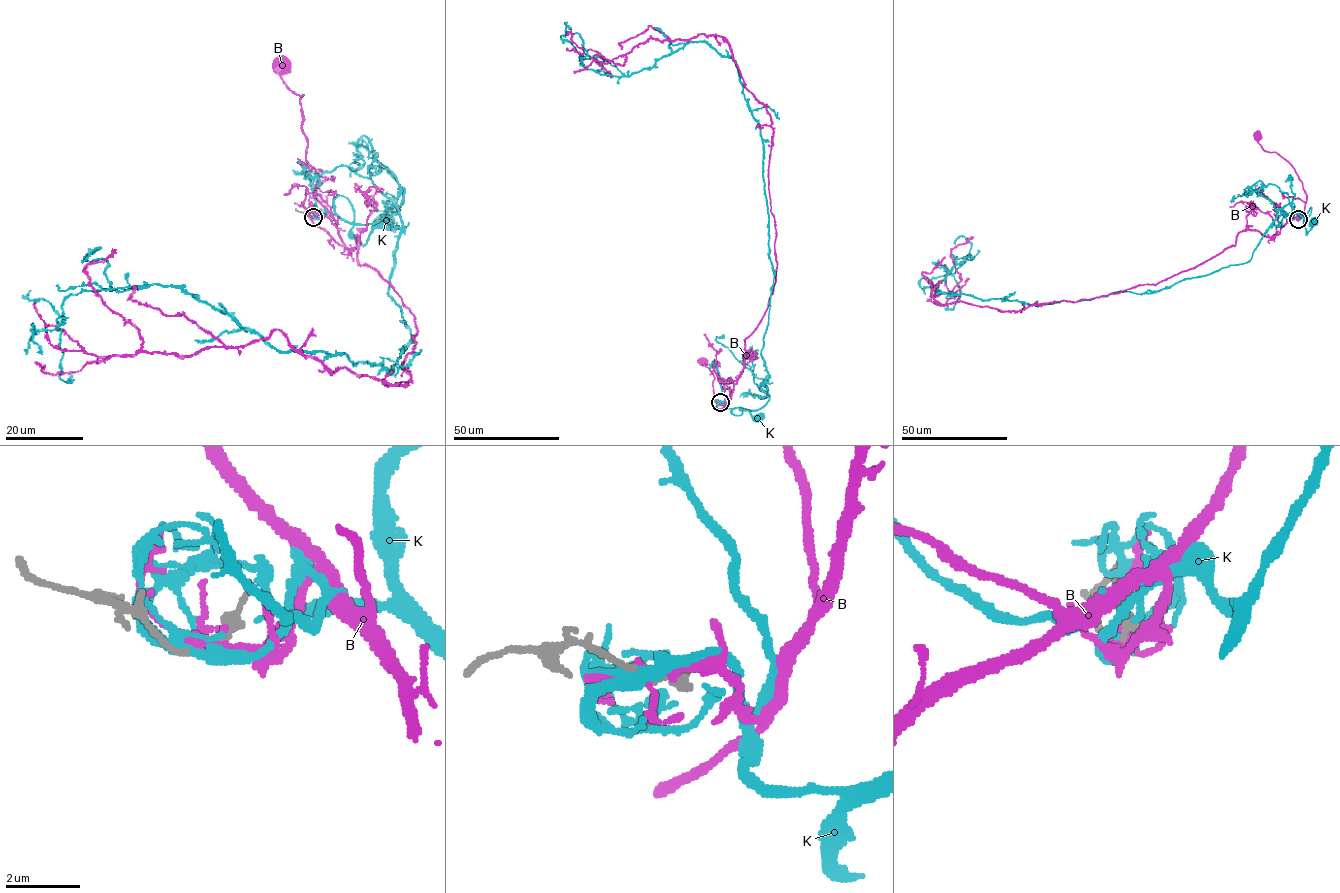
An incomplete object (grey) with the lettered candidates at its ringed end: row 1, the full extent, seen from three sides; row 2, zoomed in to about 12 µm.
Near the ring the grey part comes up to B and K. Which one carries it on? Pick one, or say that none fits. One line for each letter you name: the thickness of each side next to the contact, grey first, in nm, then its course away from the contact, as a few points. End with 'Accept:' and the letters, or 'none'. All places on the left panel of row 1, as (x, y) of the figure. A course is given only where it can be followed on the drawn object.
K: Thickness 120 nm (grey) against 320 nm. Its course: (314, 217), (321, 217), (324, 210), (338, 214), (350, 222), (353, 236), (364, 244), (380, 221), (383, 221)
Accept: K

